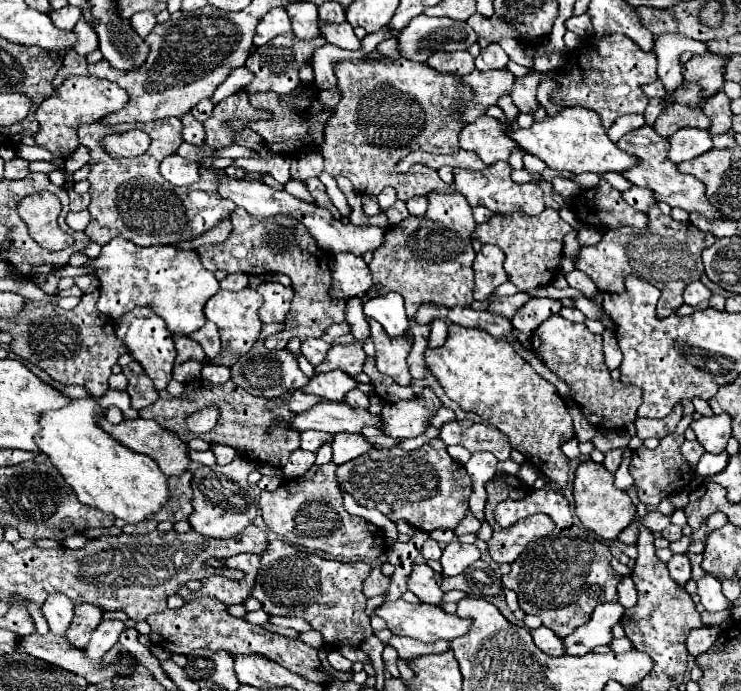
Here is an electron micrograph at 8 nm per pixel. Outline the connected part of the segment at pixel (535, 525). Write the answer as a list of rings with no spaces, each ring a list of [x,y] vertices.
[[[533,515],[527,521],[515,523],[511,529],[493,529],[493,537],[487,543],[490,555],[499,564],[511,564],[535,537],[543,537],[553,529],[547,515]]]

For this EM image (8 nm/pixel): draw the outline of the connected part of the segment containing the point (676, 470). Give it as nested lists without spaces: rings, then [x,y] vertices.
[[[689,399],[683,401],[683,419],[679,421],[679,425],[675,427],[673,433],[669,433],[667,437],[661,439],[661,445],[653,451],[645,449],[645,447],[639,447],[637,451],[633,451],[633,459],[629,463],[629,473],[631,477],[635,479],[635,485],[637,485],[637,495],[639,495],[639,501],[643,501],[645,505],[649,507],[655,507],[663,497],[671,495],[677,487],[685,485],[689,479],[691,479],[691,473],[689,473],[689,467],[687,463],[683,461],[681,453],[679,453],[679,445],[685,441],[683,439],[683,431],[691,425],[691,415],[695,413],[693,409],[693,403]]]

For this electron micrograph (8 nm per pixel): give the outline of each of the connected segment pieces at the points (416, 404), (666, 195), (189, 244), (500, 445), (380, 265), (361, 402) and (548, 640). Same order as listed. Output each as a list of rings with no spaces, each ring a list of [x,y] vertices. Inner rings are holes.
[[[425,389],[423,397],[417,397],[415,401],[407,401],[407,403],[399,401],[395,405],[385,403],[381,411],[383,427],[379,429],[393,439],[417,437],[429,425],[425,417],[429,417],[439,407],[441,407],[441,401],[435,397],[431,389]]]
[[[643,125],[627,135],[623,135],[619,141],[617,141],[617,147],[635,155],[639,159],[639,163],[631,169],[627,169],[627,173],[621,173],[629,183],[633,185],[639,185],[639,187],[647,187],[653,191],[653,197],[657,201],[663,201],[667,203],[669,207],[681,207],[685,209],[687,213],[701,213],[703,217],[707,219],[721,219],[723,215],[721,213],[715,213],[715,209],[711,209],[711,203],[707,201],[705,197],[705,189],[703,189],[703,183],[691,175],[683,175],[677,171],[677,165],[671,163],[667,159],[667,149],[669,149],[669,141],[659,137],[649,125]]]
[[[225,219],[225,221],[221,221],[219,227],[213,227],[213,229],[209,229],[207,233],[199,235],[199,237],[195,237],[195,239],[191,239],[191,241],[182,241],[174,246],[185,250],[197,250],[197,247],[201,247],[201,245],[223,243],[229,233],[231,233],[231,219]]]
[[[451,421],[441,425],[441,439],[447,445],[463,445],[471,453],[475,451],[491,451],[499,461],[507,461],[511,453],[509,439],[503,431],[483,425],[483,423],[473,423],[473,425],[461,425],[459,421]]]
[[[433,191],[427,195],[429,207],[425,211],[425,215],[421,217],[407,217],[403,223],[389,227],[387,229],[387,241],[383,245],[383,249],[377,249],[377,253],[373,255],[373,261],[369,265],[371,273],[373,273],[373,281],[383,285],[383,293],[387,291],[397,291],[403,295],[405,299],[405,309],[407,309],[407,317],[409,317],[409,331],[413,335],[413,349],[407,357],[407,365],[409,365],[409,373],[413,379],[423,379],[427,373],[427,363],[425,363],[425,349],[427,349],[427,339],[429,339],[429,325],[415,325],[415,321],[411,321],[411,317],[415,317],[419,305],[423,305],[425,301],[439,301],[439,305],[447,305],[447,307],[469,307],[473,301],[473,259],[475,259],[475,251],[471,247],[471,233],[475,229],[475,221],[471,217],[471,205],[467,205],[467,199],[461,193],[439,193]]]
[[[353,389],[351,393],[347,393],[345,401],[347,401],[351,407],[363,407],[363,409],[369,407],[369,399],[367,399],[367,395],[365,395],[363,391],[359,391],[359,389]]]
[[[539,627],[539,629],[531,629],[531,637],[533,643],[547,655],[563,655],[563,639],[555,637],[555,633],[551,633],[551,629],[547,627]]]

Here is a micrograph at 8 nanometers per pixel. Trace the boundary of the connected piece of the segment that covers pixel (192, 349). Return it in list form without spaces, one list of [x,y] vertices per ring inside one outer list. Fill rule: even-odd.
[[[173,335],[175,341],[175,349],[177,349],[177,365],[185,363],[185,361],[207,361],[201,345],[185,335]]]

